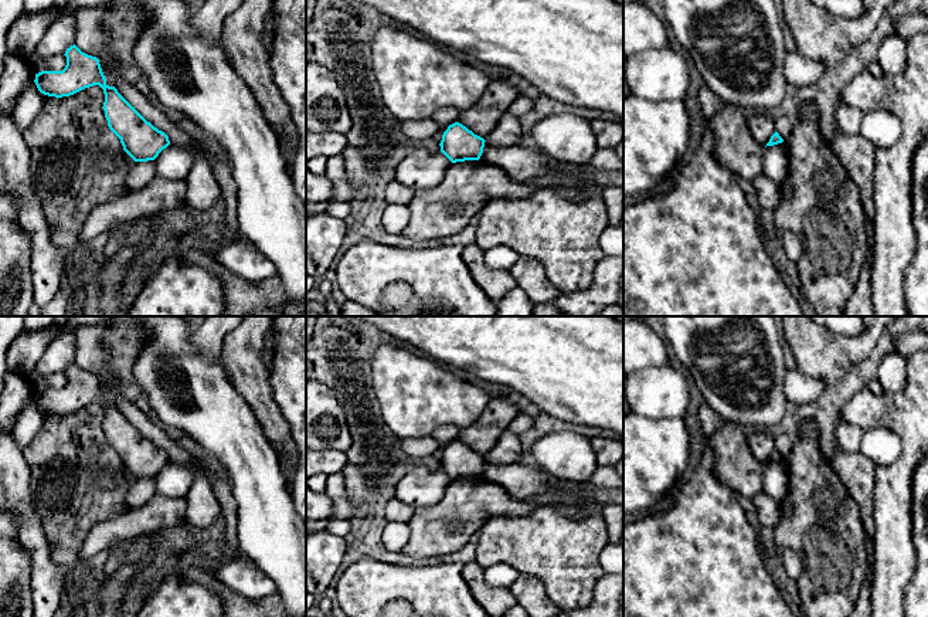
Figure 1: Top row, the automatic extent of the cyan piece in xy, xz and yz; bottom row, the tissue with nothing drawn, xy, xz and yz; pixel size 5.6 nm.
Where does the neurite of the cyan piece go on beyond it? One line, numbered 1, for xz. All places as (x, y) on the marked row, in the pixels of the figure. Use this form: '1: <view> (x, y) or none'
1: none

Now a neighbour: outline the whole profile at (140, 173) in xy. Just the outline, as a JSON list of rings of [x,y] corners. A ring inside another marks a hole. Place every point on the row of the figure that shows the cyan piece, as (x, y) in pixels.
[[[136,162],[126,173],[126,186],[129,190],[139,190],[156,177],[156,162]]]

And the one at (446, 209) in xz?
[[[480,159],[452,163],[438,186],[415,190],[412,200],[408,203],[409,223],[401,235],[415,241],[455,235],[460,233],[476,214],[480,214],[489,201],[494,199],[513,200],[528,197],[537,186],[537,183],[513,182],[502,169],[485,163]]]

